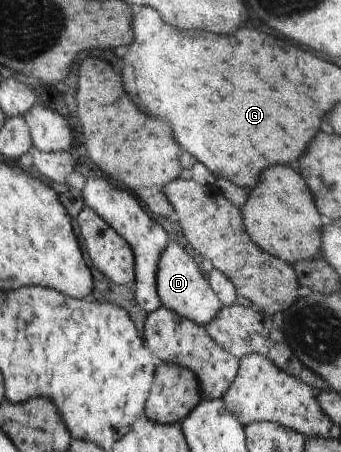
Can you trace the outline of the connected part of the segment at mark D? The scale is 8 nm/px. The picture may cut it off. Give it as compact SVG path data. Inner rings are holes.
M169 240L167 249L161 253L157 274L157 294L161 305L180 317L193 321L199 327L205 327L214 320L222 308L219 297L211 289L210 283L203 278L194 259L174 240Z

